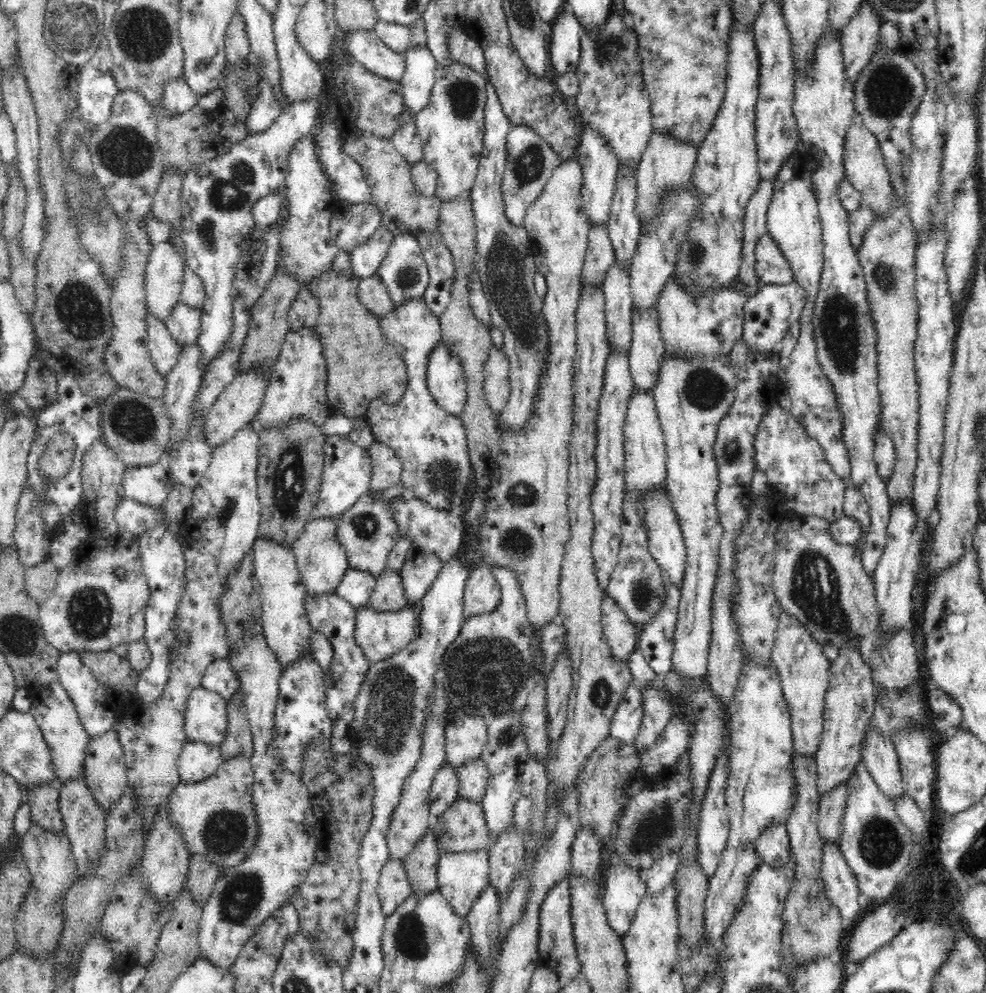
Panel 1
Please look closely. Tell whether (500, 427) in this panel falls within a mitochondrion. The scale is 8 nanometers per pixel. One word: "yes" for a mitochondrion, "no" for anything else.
no

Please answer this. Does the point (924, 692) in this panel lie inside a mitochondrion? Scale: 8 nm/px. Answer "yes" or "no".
no

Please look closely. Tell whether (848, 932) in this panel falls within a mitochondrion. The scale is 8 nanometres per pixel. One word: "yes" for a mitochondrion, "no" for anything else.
no

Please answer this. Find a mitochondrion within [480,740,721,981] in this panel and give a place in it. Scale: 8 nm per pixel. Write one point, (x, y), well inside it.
(648, 832)

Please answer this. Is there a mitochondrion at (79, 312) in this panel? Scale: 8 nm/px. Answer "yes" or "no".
yes

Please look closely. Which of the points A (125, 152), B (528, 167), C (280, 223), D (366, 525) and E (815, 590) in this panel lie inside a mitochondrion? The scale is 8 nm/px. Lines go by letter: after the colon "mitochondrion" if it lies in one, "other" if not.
A: mitochondrion
B: mitochondrion
C: other
D: mitochondrion
E: mitochondrion

